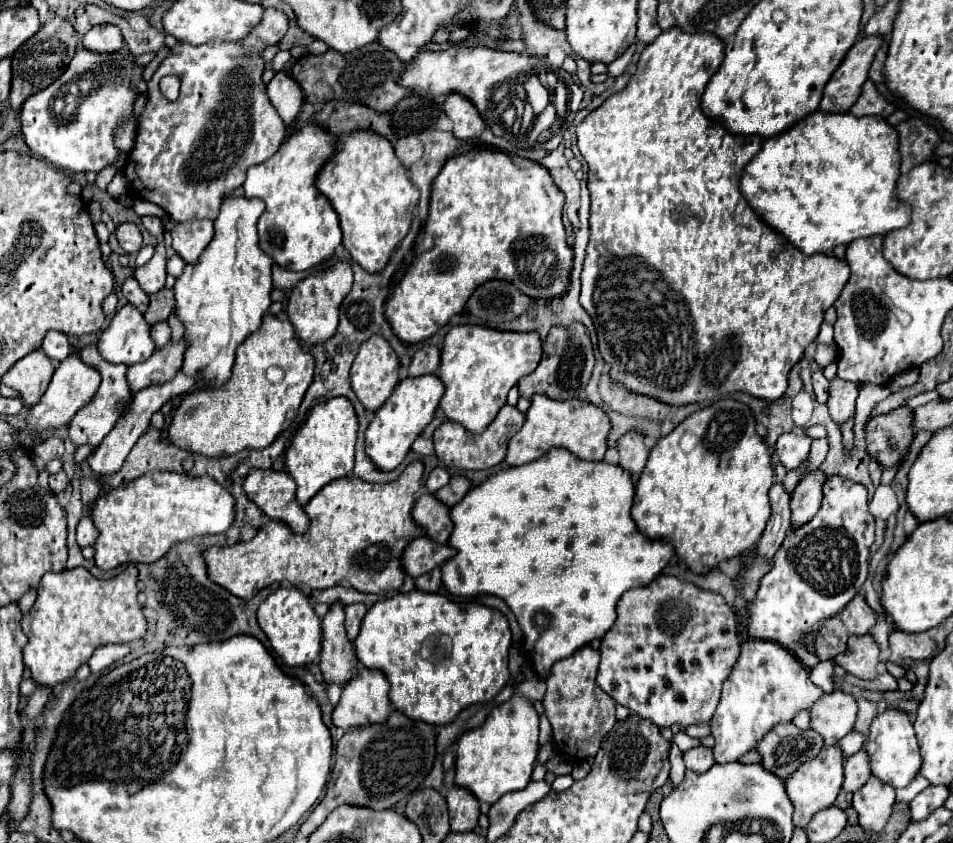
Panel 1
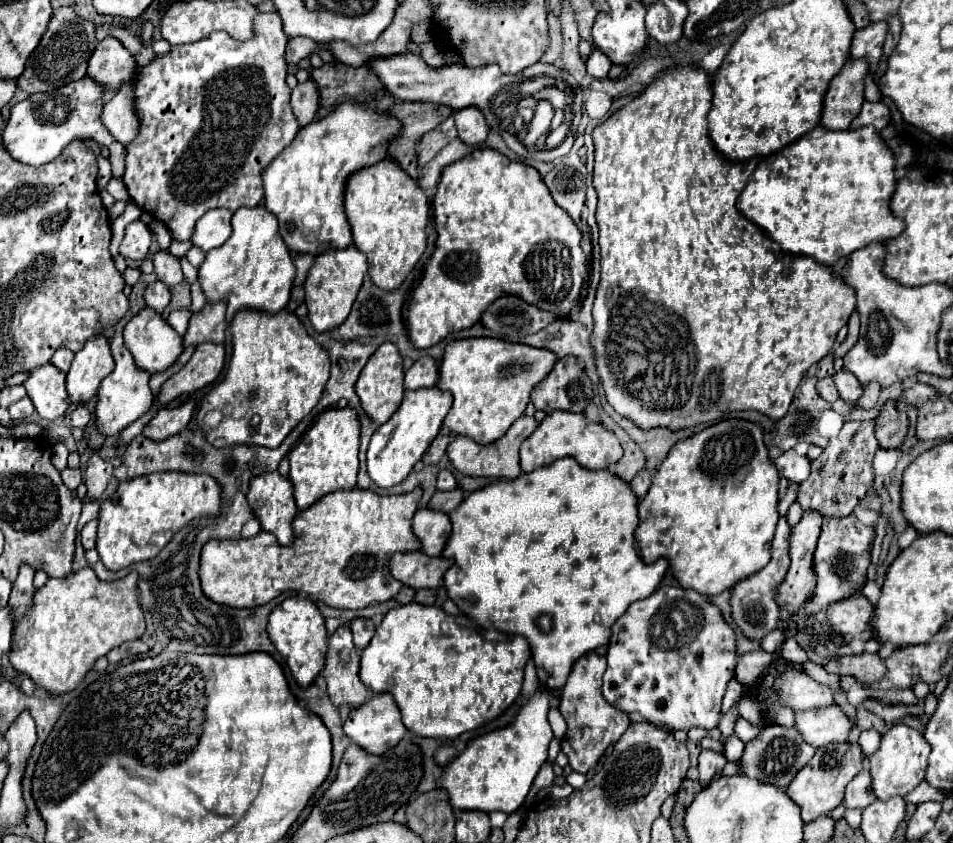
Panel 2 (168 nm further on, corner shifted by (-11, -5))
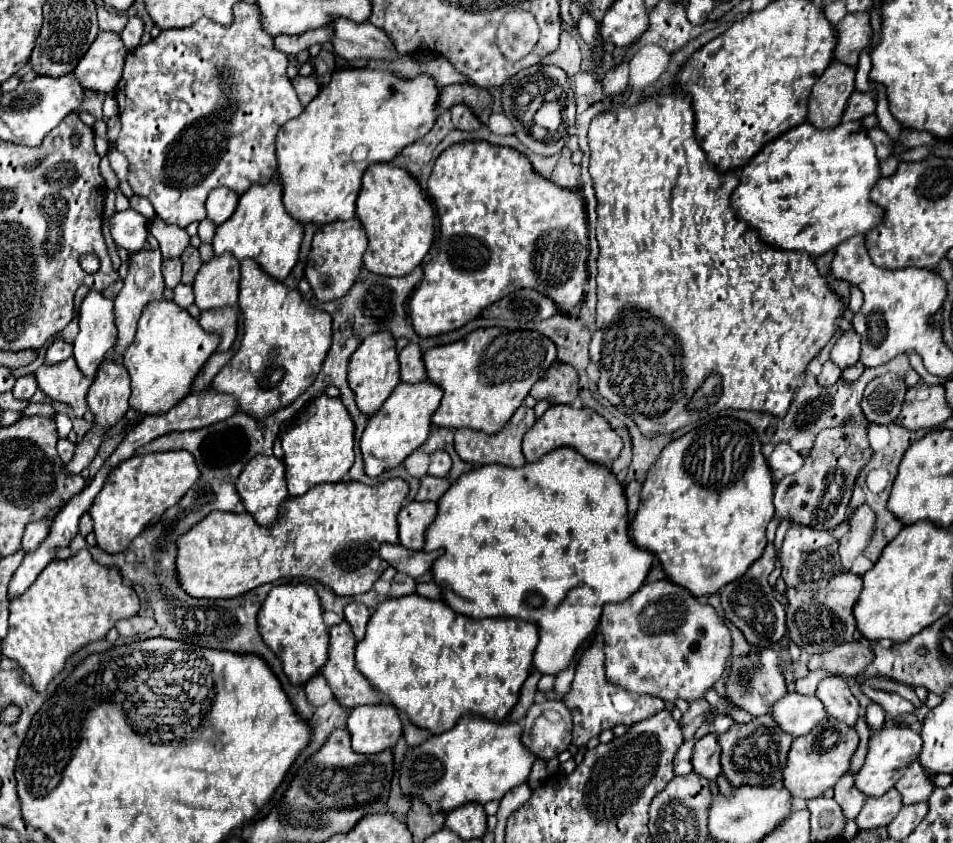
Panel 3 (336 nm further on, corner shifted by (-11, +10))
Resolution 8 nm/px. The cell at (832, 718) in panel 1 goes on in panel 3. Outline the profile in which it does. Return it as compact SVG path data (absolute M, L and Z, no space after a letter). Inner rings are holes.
M792 691L782 697L778 705L774 705L772 715L786 733L800 737L810 733L818 723L826 719L826 709L816 695L808 697Z

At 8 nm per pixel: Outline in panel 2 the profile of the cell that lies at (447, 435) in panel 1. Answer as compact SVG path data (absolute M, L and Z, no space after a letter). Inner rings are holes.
M520 416L498 442L486 444L486 446L474 442L472 438L456 436L447 448L447 455L450 456L454 468L464 476L484 476L484 478L508 478L508 480L512 480L512 478L518 478L522 474L520 460L518 460L518 448L536 430L536 426L538 426L538 422L534 418Z

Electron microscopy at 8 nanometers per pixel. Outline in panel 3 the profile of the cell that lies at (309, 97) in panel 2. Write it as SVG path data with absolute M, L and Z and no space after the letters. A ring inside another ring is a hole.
M296 75L296 77L292 79L292 85L294 85L294 89L296 89L296 93L298 93L298 99L300 99L300 103L302 103L304 107L306 107L306 105L318 95L318 91L320 91L320 85L318 85L318 81L316 81L314 75L308 75L308 77Z

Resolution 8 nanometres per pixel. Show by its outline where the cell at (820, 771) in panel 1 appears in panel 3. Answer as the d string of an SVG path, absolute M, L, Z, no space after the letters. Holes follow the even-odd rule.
M838 719L822 721L822 725L816 725L808 735L802 735L794 741L784 769L786 789L790 789L794 797L800 797L804 801L824 795L824 791L832 789L836 781L850 769L850 759L856 749L858 749L858 733L854 727Z

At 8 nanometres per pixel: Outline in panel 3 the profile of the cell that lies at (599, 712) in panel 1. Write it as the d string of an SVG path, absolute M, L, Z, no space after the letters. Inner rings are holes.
M592 643L578 659L576 663L576 677L572 681L572 689L562 697L564 705L570 709L572 713L572 721L574 721L574 729L572 729L572 743L576 747L584 747L592 737L598 737L602 731L612 729L616 723L622 723L626 727L644 721L648 717L652 717L654 713L664 709L664 701L662 699L654 699L650 695L638 695L636 697L636 707L630 713L618 713L612 705L612 695L616 693L616 687L610 685L606 681L604 675L604 651L602 651L602 643Z

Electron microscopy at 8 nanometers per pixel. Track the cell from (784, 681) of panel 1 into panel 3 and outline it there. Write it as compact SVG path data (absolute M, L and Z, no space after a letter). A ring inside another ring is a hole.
M830 675L818 683L816 697L824 703L826 713L838 721L844 721L848 725L856 723L856 717L860 715L860 705L850 693L850 687L844 677Z

